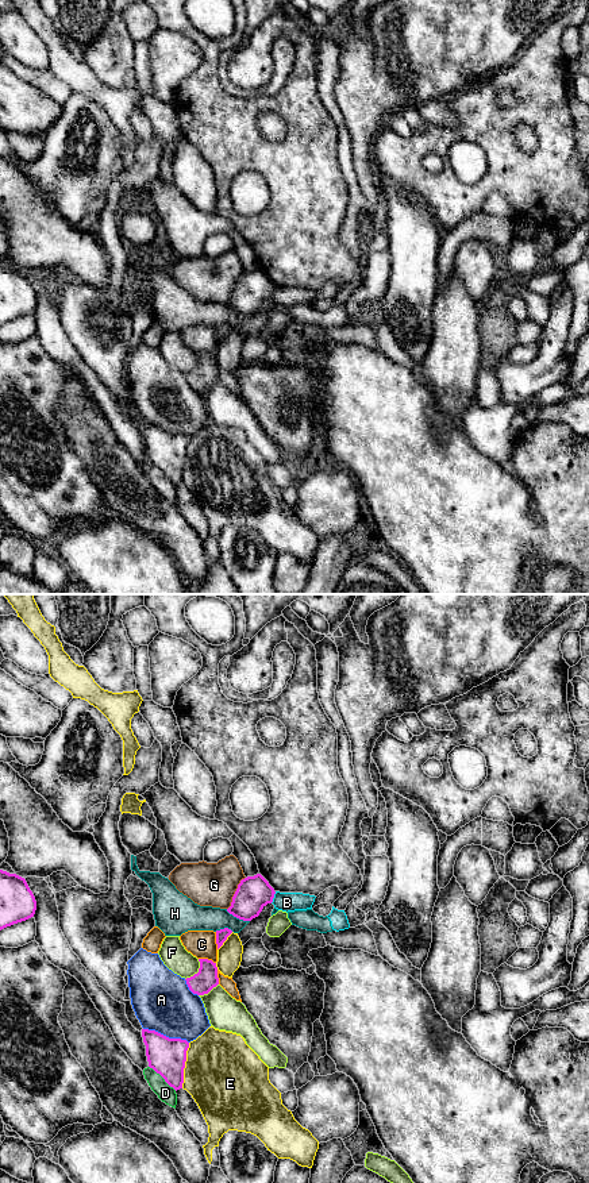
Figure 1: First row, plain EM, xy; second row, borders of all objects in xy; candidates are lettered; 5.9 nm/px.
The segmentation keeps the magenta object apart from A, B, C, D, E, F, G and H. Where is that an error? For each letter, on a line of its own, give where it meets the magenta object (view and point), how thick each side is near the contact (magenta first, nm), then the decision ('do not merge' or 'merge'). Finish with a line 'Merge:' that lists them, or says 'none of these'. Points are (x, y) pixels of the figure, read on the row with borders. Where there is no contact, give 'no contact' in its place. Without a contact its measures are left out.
A: contact xy (165, 1036); calibres 220 and 360 nm; do not merge
B: contact xy (273, 897); calibres 200 and 110 nm; do not merge
C: contact xy (216, 940); calibres 70 and 160 nm; do not merge
D: contact xy (162, 1076); calibres 220 and 100 nm; do not merge
E: contact xy (184, 1066); calibres 220 and 460 nm; do not merge
F: contact xy (199, 971); calibres 140 and 160 nm; do not merge
G: contact xy (235, 893); calibres 200 and 260 nm; do not merge
H: contact xy (238, 917); calibres 200 and 150 nm; do not merge
Merge: none of these

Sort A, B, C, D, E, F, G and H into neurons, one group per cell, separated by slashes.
A / B H / C / D / E / F / G

